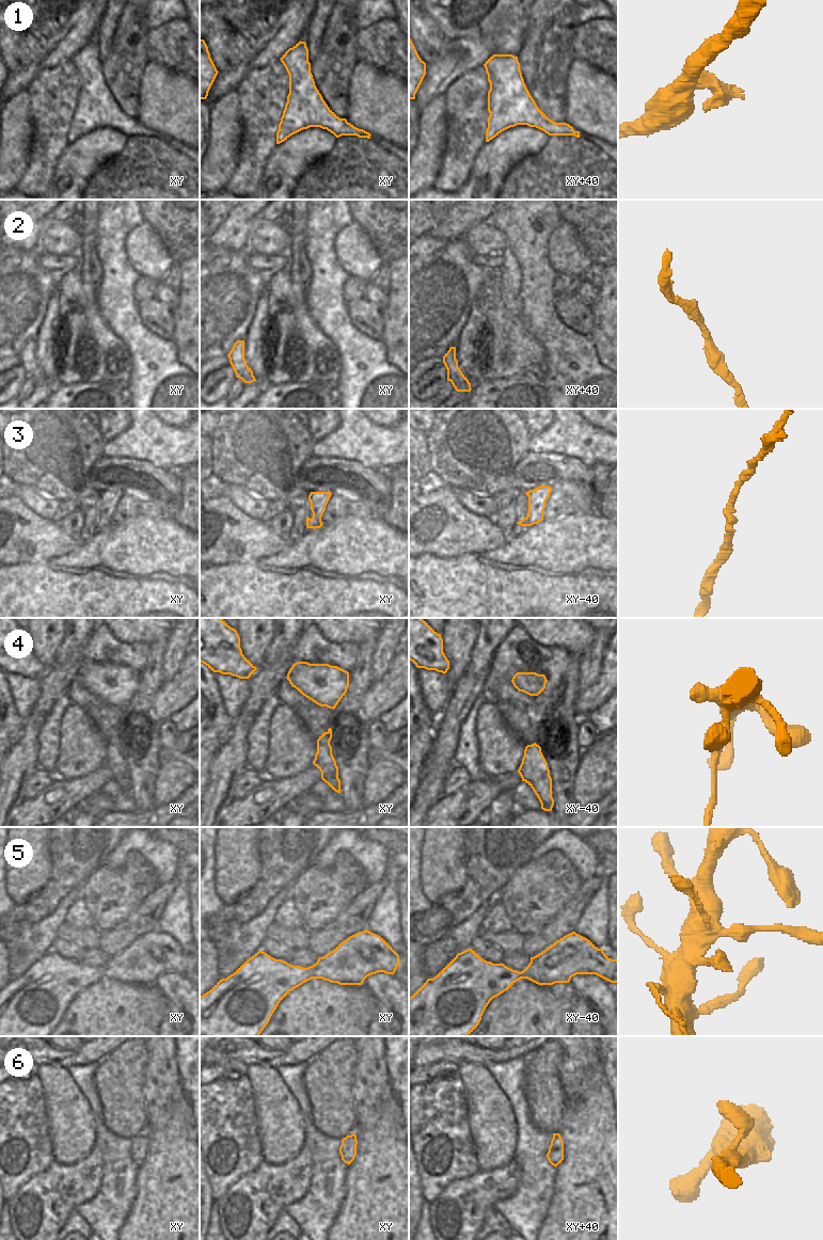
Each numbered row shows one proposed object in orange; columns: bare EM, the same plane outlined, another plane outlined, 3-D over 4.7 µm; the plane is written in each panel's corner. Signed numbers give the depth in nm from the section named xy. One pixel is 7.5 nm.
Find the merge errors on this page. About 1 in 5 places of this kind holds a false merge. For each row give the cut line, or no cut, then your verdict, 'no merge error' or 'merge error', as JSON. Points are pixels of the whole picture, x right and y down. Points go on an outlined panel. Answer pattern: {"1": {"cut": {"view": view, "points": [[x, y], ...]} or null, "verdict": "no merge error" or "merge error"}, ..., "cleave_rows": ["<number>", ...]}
{"1": {"cut": null, "verdict": "no merge error"}, "2": {"cut": null, "verdict": "no merge error"}, "3": {"cut": null, "verdict": "no merge error"}, "4": {"cut": {"view": "xy", "points": [[327, 732], [331, 734]]}, "verdict": "merge error"}, "5": {"cut": {"view": "xy", "points": [[313, 965], [316, 971], [315, 978]]}, "verdict": "merge error"}, "6": {"cut": null, "verdict": "no merge error"}, "cleave_rows": ["4", "5"]}

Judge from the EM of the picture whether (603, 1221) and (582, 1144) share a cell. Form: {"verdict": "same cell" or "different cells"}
{"verdict": "same cell"}

